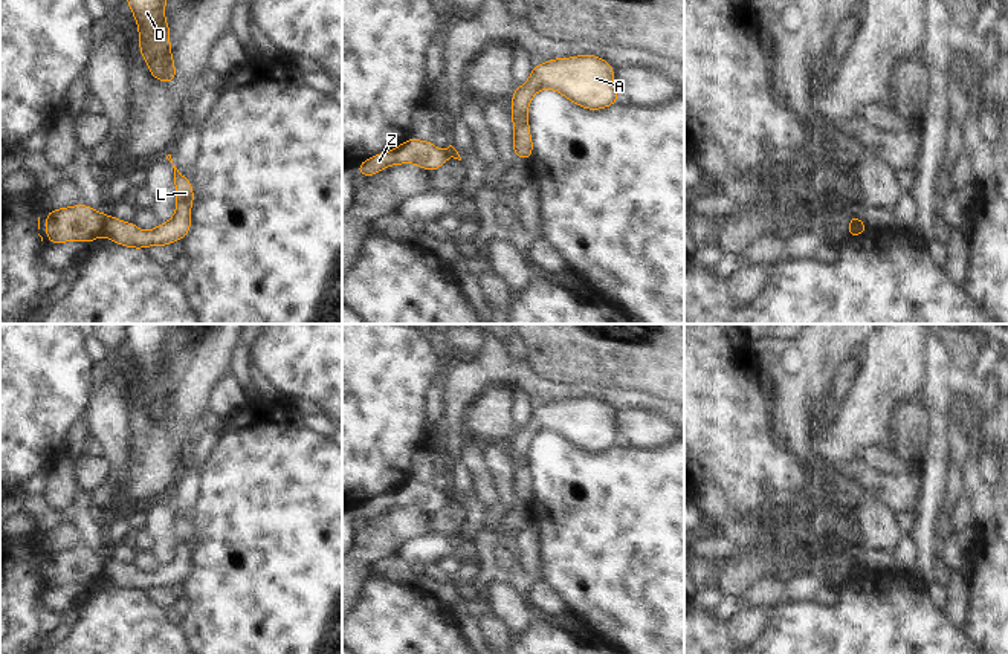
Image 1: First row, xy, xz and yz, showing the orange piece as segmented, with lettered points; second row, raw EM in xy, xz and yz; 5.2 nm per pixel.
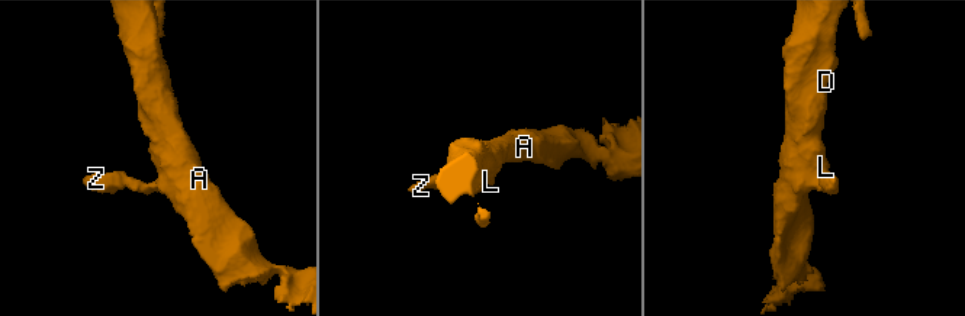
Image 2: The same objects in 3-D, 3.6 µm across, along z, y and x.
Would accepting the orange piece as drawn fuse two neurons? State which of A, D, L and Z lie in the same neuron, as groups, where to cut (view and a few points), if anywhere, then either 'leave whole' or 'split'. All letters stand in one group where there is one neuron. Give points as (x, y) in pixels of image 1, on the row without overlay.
A D L / Z | xy (106, 558), (101, 576) | split

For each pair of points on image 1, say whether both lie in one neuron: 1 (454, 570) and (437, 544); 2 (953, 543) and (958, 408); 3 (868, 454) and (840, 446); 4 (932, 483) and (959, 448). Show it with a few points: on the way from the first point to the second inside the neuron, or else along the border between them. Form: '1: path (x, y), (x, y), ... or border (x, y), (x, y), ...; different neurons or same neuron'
1: border (477, 563), (439, 556), (425, 566); different neurons
2: border (962, 494), (953, 508), (952, 534), (946, 540); different neurons
3: border (877, 445), (866, 446), (862, 451), (862, 460); different neurons
4: border (947, 425), (950, 462); different neurons

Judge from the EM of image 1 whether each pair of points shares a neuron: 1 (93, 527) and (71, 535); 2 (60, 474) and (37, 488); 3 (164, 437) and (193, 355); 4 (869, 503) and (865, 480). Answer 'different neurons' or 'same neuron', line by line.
1: different neurons
2: different neurons
3: same neuron
4: different neurons

